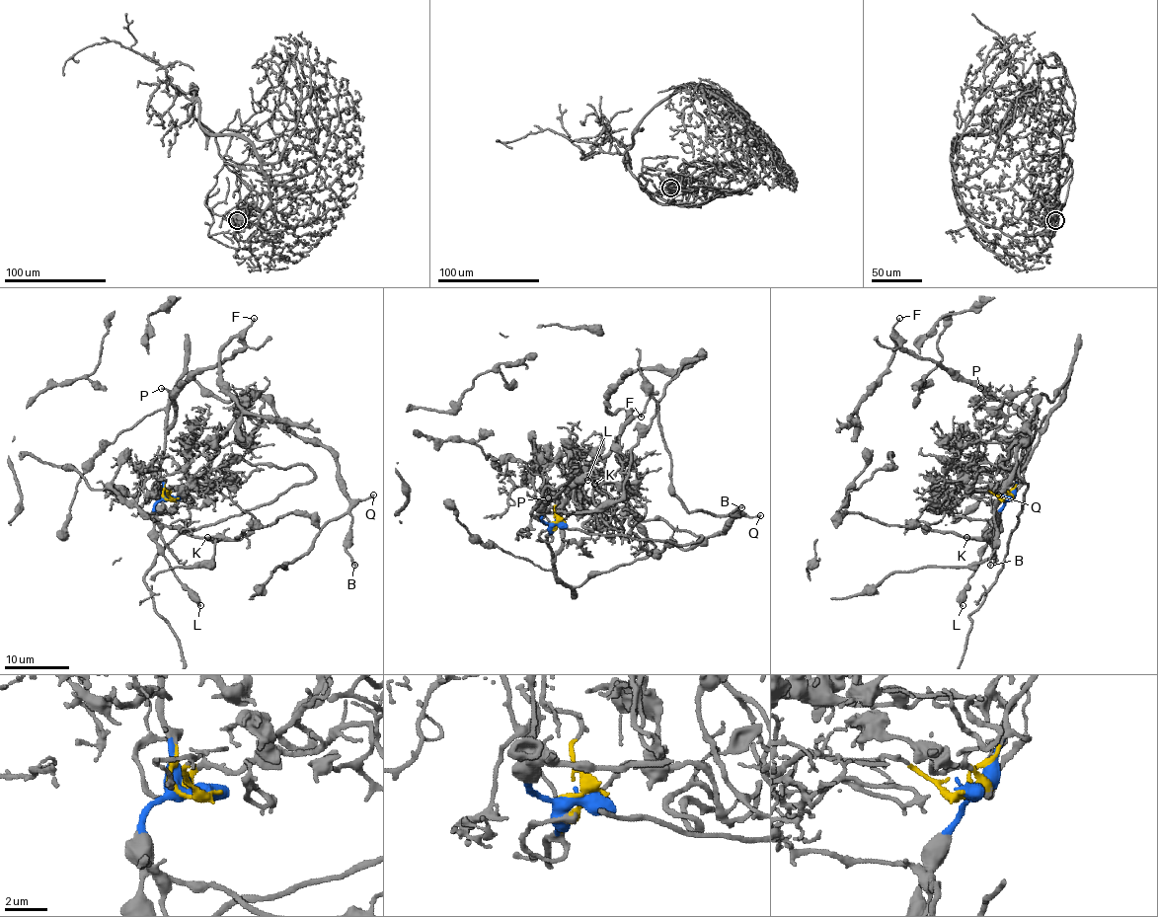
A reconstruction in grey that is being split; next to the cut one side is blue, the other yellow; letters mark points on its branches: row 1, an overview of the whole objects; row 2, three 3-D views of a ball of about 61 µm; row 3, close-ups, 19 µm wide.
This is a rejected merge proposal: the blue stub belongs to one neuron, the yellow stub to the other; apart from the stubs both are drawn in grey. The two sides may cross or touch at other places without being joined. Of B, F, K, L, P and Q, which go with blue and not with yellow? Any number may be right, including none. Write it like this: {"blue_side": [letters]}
{"blue_side": ["B", "F", "K", "L", "P", "Q"]}

